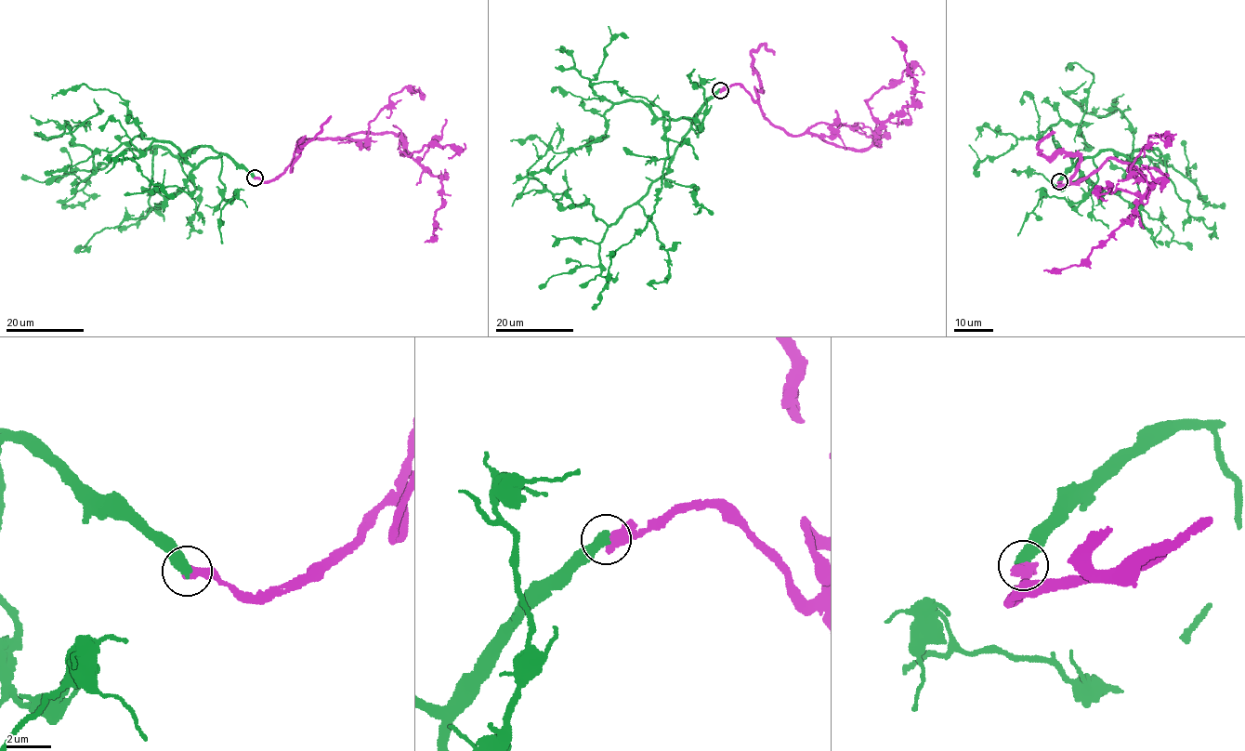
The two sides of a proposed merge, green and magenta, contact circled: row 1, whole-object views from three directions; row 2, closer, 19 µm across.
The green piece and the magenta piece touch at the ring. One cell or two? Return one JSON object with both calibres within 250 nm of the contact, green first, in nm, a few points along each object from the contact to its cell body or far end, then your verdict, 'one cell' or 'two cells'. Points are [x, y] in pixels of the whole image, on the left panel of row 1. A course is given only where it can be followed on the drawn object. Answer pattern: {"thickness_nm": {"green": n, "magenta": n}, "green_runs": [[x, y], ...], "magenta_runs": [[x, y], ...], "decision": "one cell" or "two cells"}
{"thickness_nm": {"green": 480, "magenta": 550}, "green_runs": [[254, 177], [203, 146], [177, 155], [127, 149], [96, 166], [68, 125], [49, 138], [97, 114], [94, 98]], "magenta_runs": [[254, 177], [274, 180], [299, 139], [399, 135], [404, 150], [440, 178], [436, 234], [425, 243]], "decision": "two cells"}

